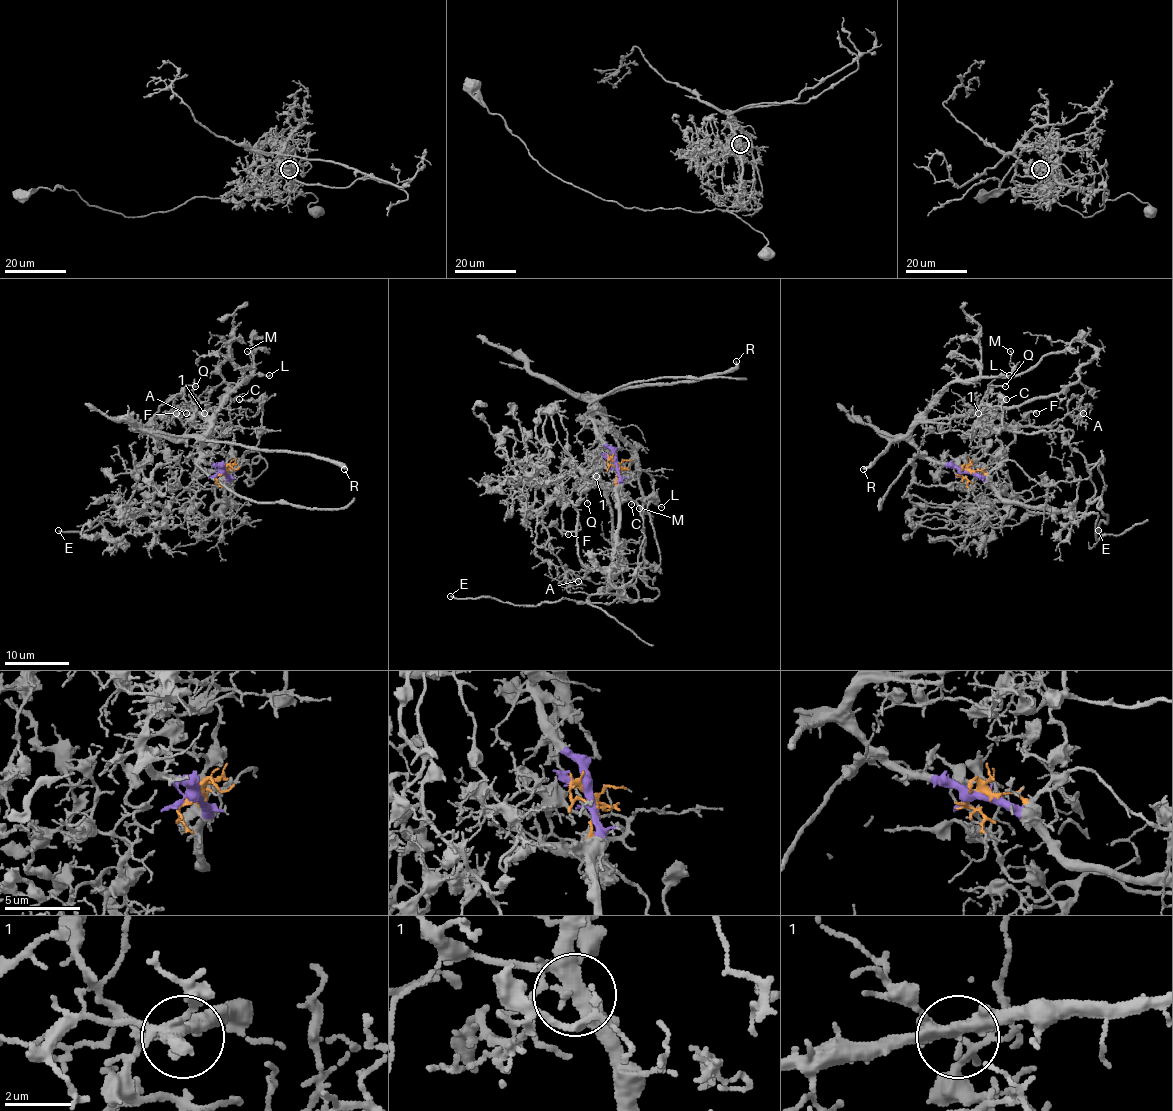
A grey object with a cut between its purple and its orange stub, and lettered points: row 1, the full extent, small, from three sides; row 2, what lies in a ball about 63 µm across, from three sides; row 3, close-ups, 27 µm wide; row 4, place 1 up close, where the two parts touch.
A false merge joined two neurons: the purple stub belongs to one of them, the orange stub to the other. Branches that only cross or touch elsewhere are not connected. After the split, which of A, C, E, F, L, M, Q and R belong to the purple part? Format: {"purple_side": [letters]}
{"purple_side": ["A", "F", "L", "M", "R"]}

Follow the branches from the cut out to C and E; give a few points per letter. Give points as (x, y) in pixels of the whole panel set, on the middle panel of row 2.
C: (613, 463), (641, 508), (649, 599), (634, 582), (658, 566), (653, 500), (631, 505)
E: (613, 463), (617, 485), (641, 508), (636, 574), (658, 591), (653, 599), (564, 598), (520, 606), (450, 596)

